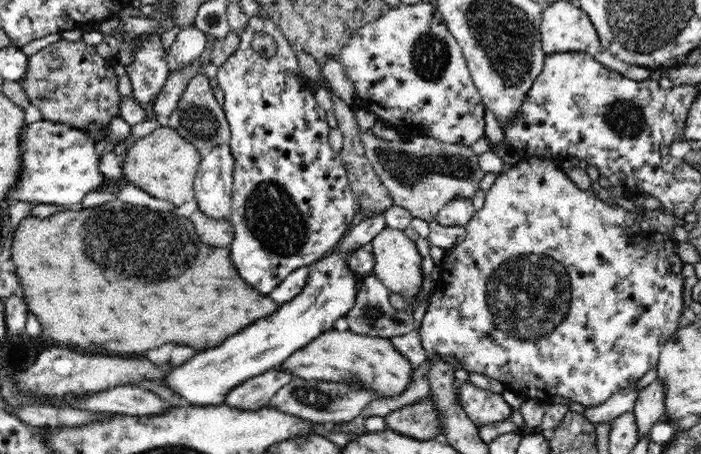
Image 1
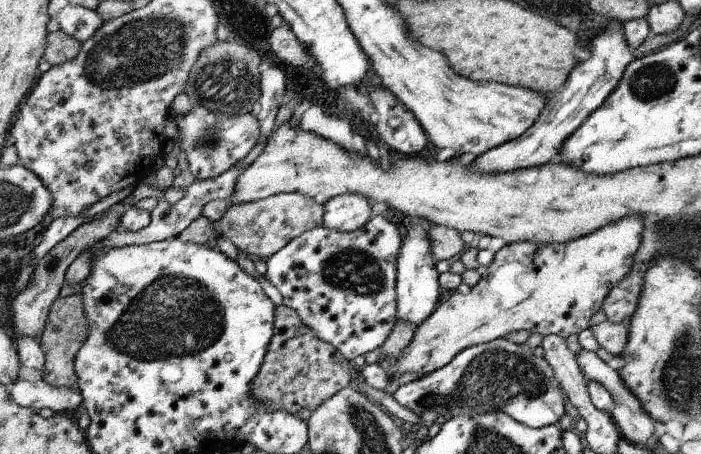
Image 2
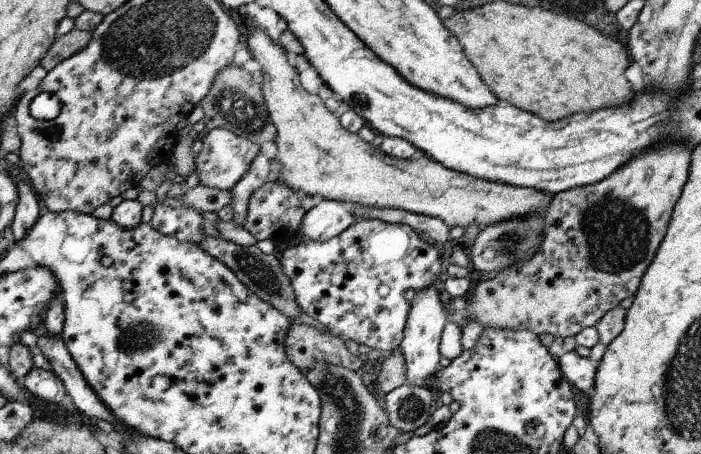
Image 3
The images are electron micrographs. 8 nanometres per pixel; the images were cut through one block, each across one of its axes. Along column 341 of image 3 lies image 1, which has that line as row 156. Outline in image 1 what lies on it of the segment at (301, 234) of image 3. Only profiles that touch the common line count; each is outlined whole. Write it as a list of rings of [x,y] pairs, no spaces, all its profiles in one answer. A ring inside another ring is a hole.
[[[229,143],[215,146],[201,157],[193,185],[202,214],[218,220],[231,218],[233,175],[234,157]]]

